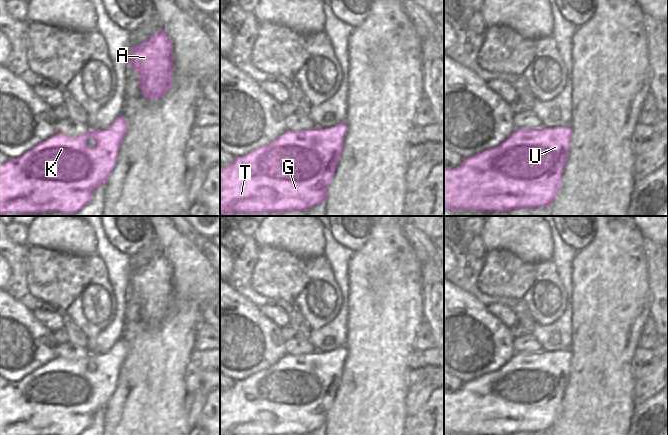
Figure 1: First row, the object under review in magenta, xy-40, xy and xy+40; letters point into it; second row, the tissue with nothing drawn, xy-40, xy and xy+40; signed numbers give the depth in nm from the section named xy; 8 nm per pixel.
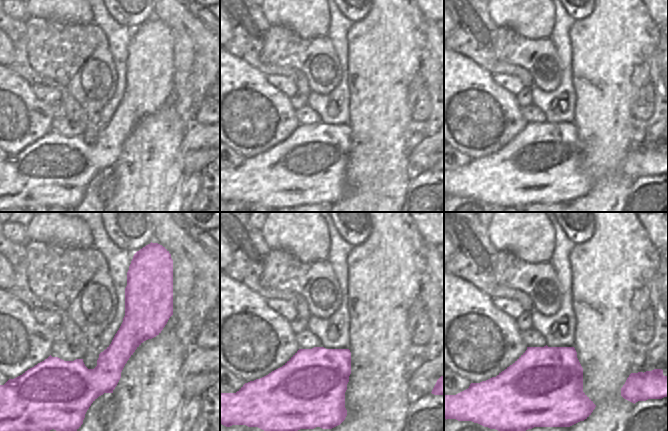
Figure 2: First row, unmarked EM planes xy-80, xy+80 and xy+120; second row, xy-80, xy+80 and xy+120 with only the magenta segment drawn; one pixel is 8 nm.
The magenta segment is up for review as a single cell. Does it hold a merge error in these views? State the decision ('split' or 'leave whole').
leave whole

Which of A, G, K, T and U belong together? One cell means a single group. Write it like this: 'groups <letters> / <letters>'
groups A G K T U

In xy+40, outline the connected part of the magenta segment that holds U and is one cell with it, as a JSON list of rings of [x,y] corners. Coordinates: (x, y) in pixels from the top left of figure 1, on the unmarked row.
[[[571,351],[515,353],[500,369],[463,383],[454,393],[444,393],[444,433],[512,435],[549,431],[561,412],[561,400],[569,378],[571,358]]]

